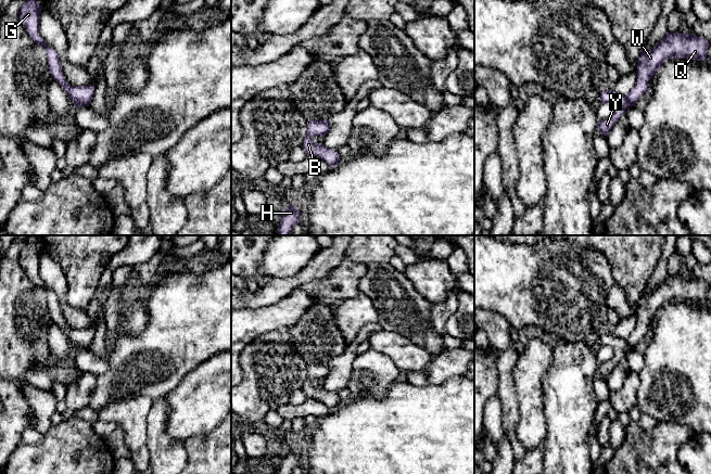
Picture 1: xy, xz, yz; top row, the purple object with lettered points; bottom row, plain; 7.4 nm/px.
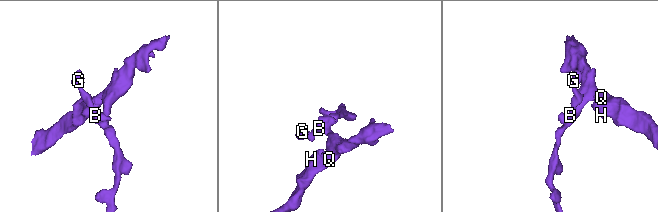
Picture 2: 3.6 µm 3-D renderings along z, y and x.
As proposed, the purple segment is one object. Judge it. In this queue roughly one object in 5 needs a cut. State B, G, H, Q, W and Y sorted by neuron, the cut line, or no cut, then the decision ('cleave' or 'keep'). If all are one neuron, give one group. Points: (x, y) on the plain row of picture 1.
B G H Q W Y; no cut; keep

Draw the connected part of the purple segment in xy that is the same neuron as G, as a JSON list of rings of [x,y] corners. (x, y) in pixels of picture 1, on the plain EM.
[[[27,241],[20,254],[20,265],[26,270],[29,280],[39,289],[47,293],[48,312],[52,321],[63,331],[73,344],[75,351],[88,349],[94,336],[94,329],[71,329],[62,313],[60,299],[56,294],[49,290],[39,277],[39,262],[42,248],[37,244]]]

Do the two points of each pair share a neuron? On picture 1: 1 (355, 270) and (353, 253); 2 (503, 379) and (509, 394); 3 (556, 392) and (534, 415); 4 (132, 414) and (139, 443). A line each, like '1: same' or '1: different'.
1: different
2: same
3: different
4: same

